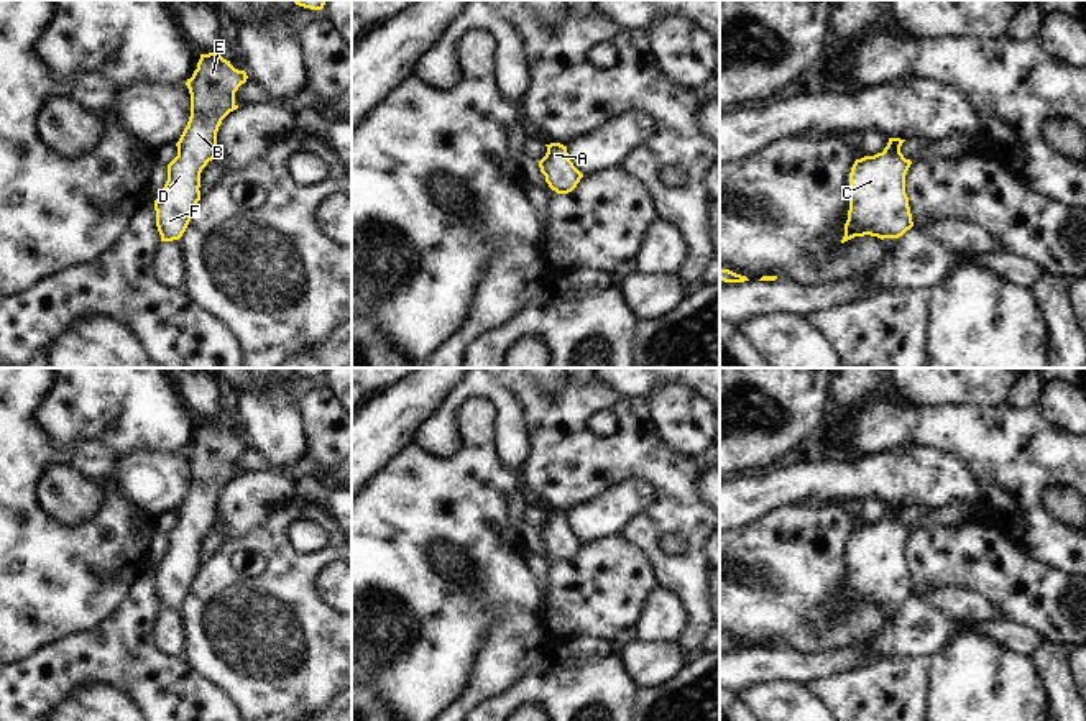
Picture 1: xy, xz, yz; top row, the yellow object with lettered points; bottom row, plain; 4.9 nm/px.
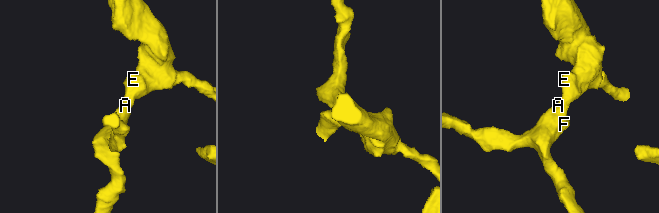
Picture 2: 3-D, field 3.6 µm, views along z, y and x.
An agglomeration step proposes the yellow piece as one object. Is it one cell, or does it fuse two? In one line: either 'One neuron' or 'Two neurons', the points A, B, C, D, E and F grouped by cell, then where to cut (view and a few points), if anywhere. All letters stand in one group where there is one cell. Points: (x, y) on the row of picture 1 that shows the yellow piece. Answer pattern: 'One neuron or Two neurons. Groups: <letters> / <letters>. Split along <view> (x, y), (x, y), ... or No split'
One neuron. Groups: A B C D E F. No split

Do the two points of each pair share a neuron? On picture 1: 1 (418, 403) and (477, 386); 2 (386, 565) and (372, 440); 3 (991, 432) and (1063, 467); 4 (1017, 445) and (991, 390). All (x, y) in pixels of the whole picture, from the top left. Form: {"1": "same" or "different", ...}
{"1": "different", "2": "different", "3": "same", "4": "different"}

